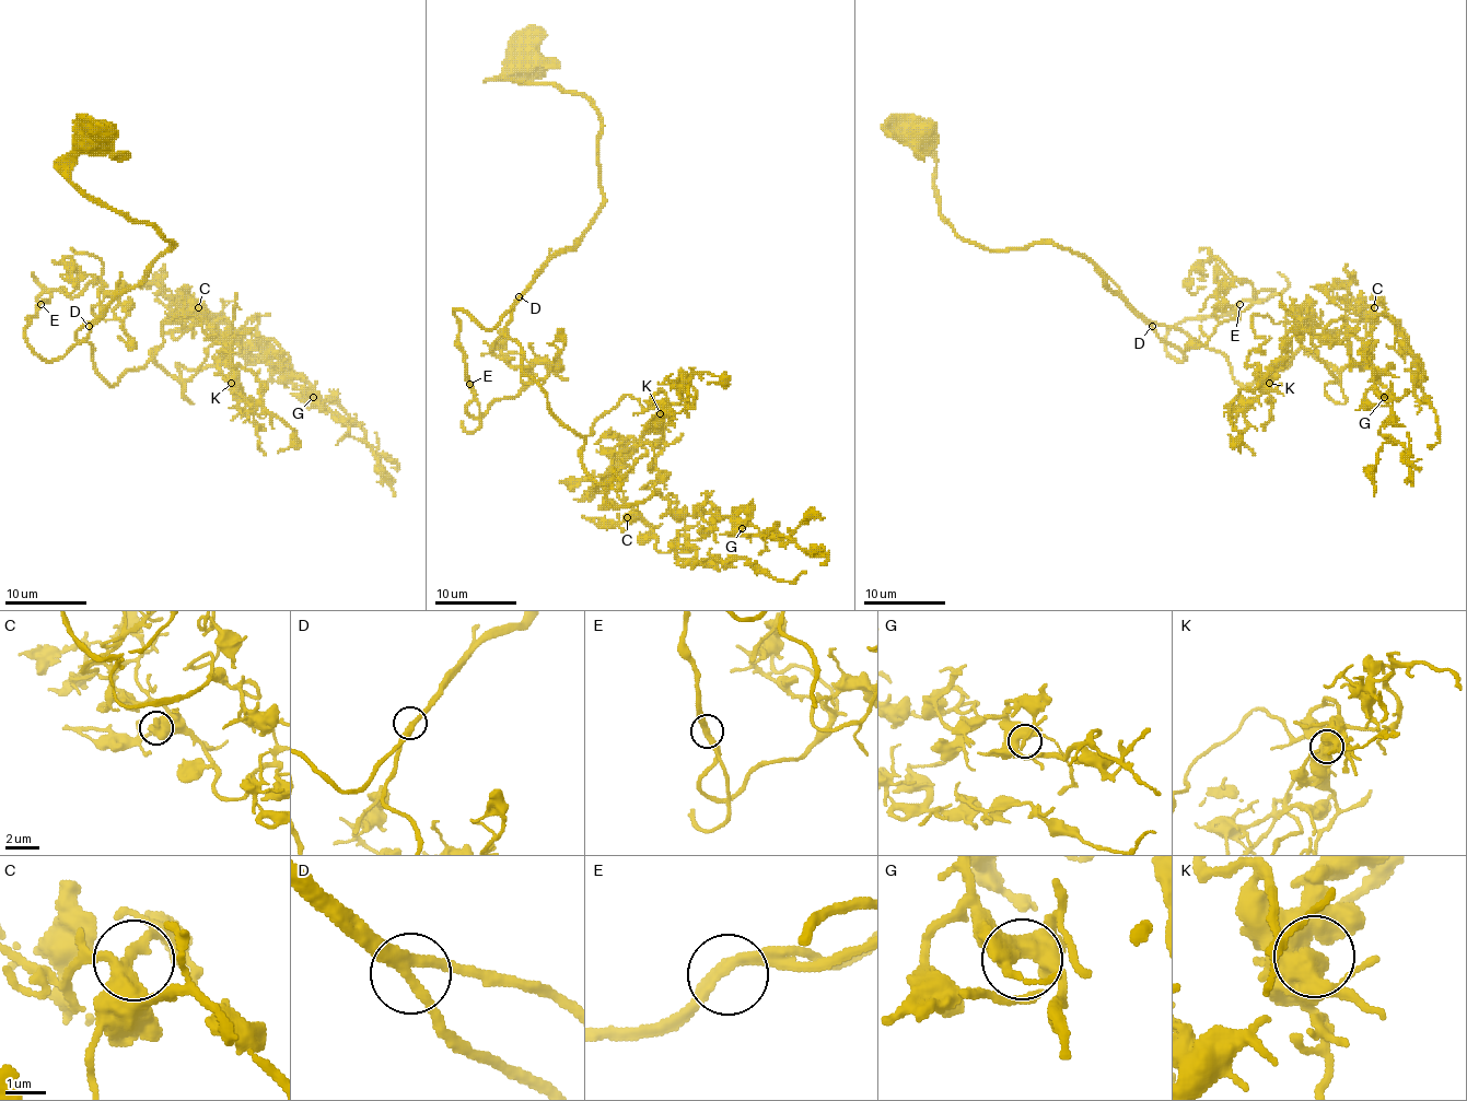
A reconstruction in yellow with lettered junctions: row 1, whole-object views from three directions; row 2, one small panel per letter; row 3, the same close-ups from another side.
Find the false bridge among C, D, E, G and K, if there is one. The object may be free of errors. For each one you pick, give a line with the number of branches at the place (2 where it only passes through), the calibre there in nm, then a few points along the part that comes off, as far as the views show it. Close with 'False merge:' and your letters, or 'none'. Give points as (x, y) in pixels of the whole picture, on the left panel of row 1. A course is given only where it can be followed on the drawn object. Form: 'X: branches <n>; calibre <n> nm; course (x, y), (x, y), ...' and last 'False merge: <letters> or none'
False merge: none

